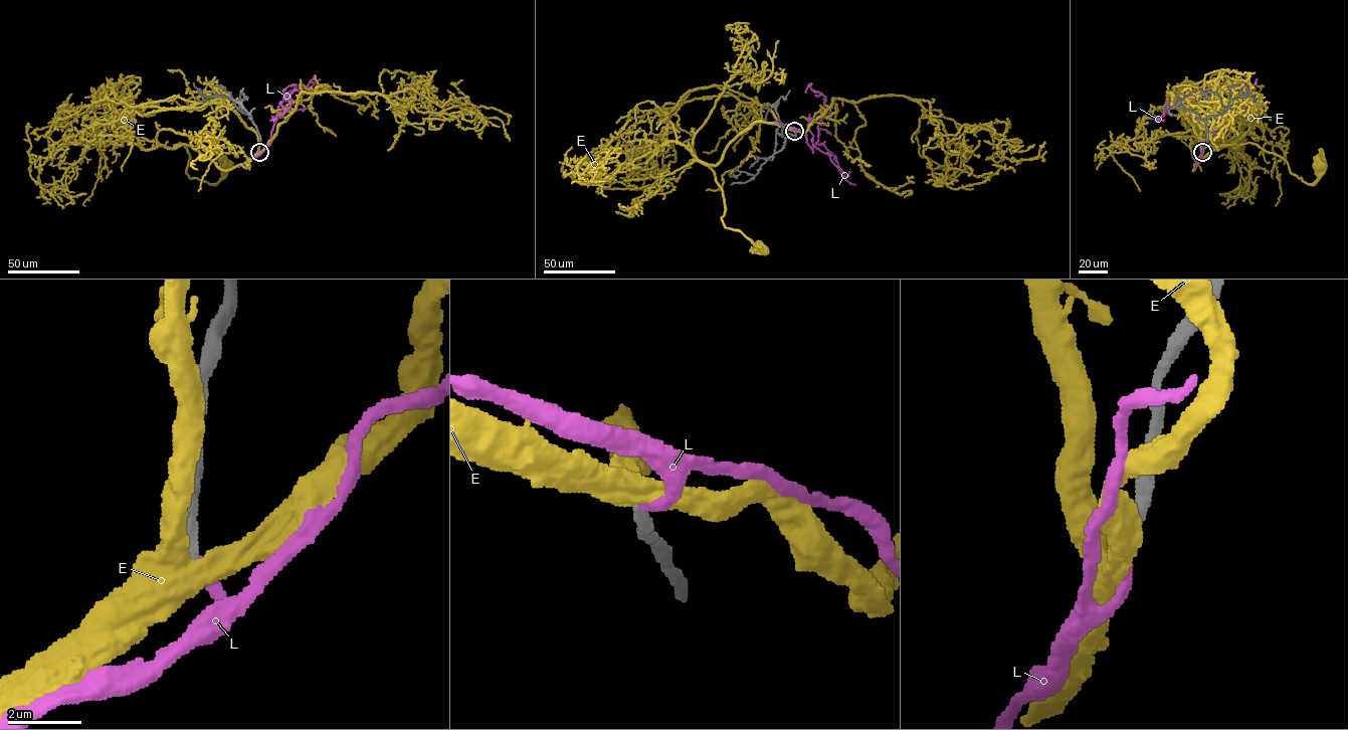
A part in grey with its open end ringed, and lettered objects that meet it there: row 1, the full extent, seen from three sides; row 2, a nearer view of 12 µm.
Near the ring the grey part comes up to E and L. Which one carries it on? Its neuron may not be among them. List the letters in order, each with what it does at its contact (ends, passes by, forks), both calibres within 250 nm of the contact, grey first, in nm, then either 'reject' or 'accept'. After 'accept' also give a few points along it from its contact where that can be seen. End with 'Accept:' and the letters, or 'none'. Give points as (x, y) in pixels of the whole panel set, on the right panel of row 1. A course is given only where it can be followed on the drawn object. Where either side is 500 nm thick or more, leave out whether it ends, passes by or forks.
E: it forks; calibres 340 and 460 nm; reject
L: it ends; calibres 340 and 320 nm; accept; course (1203, 152), (1220, 120), (1216, 104), (1197, 92), (1182, 97), (1158, 120), (1164, 120)
Accept: L

